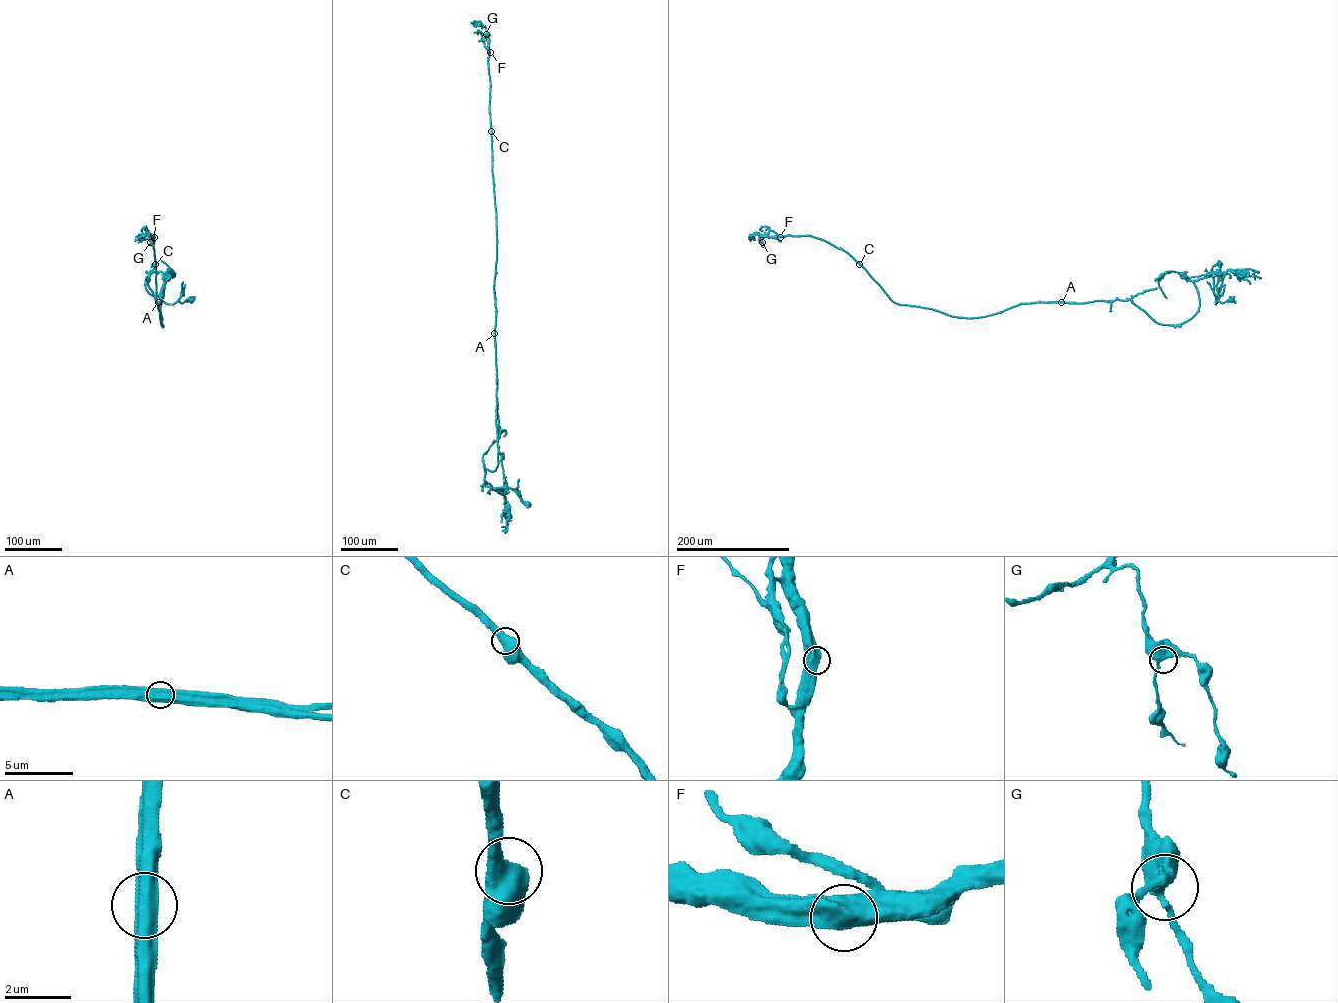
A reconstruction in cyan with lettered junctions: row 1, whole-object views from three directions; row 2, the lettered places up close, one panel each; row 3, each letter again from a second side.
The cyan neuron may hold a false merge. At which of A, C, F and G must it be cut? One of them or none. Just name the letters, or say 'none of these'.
A

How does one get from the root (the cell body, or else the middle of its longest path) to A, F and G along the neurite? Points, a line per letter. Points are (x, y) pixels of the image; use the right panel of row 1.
A: (1232, 300), (1215, 304), (1213, 277), (1198, 278), (1197, 312), (1175, 326), (1156, 322), (1129, 299), (1061, 302)
F: (1232, 300), (1215, 304), (1210, 275), (1175, 326), (1128, 299), (958, 317), (894, 302), (824, 241), (780, 237)
G: (1232, 300), (1215, 304), (1210, 275), (1175, 326), (1128, 299), (958, 317), (894, 302), (822, 240), (762, 242)

